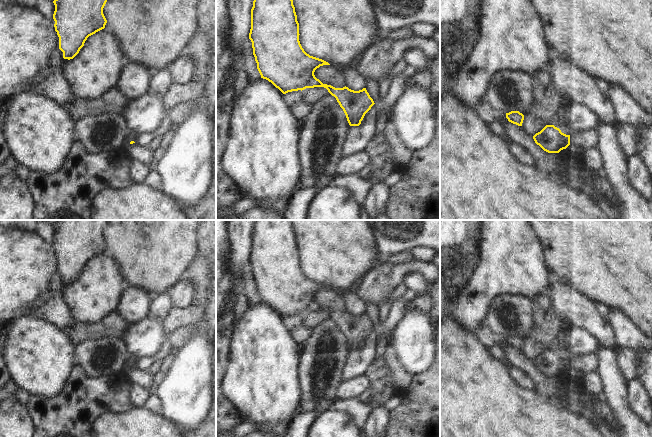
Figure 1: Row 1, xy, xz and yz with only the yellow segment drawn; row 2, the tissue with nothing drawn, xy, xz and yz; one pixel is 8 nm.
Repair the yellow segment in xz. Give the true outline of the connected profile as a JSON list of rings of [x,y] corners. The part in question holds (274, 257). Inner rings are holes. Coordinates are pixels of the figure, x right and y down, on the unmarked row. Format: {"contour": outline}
{"contour": [[[255,220],[251,233],[251,253],[249,263],[252,266],[253,279],[261,302],[271,306],[283,318],[306,312],[324,311],[334,320],[343,333],[350,350],[359,350],[365,338],[375,328],[366,312],[354,315],[348,311],[335,312],[323,308],[314,299],[317,292],[330,289],[328,286],[310,280],[299,265],[299,247],[293,224],[290,220]]]}

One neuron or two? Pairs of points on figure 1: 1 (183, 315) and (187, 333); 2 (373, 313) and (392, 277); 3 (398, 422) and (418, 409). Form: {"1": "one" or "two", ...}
{"1": "two", "2": "two", "3": "one"}

